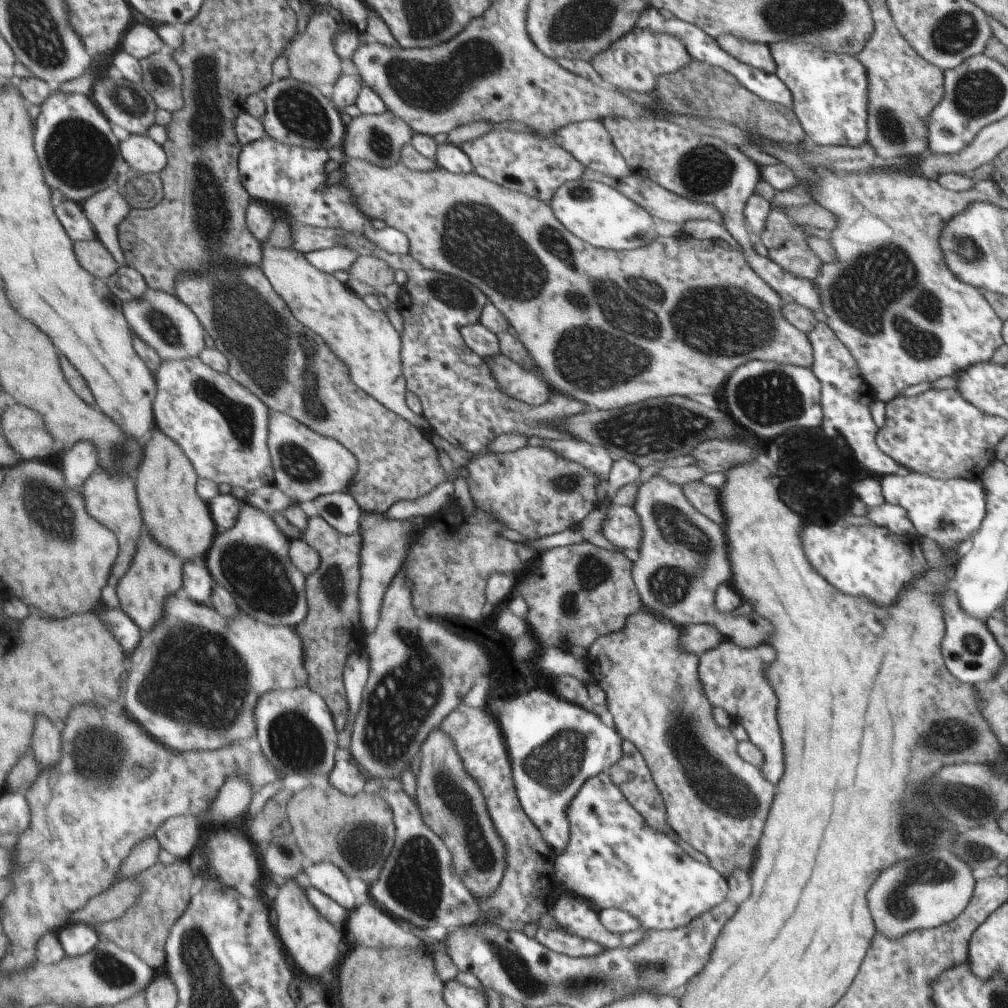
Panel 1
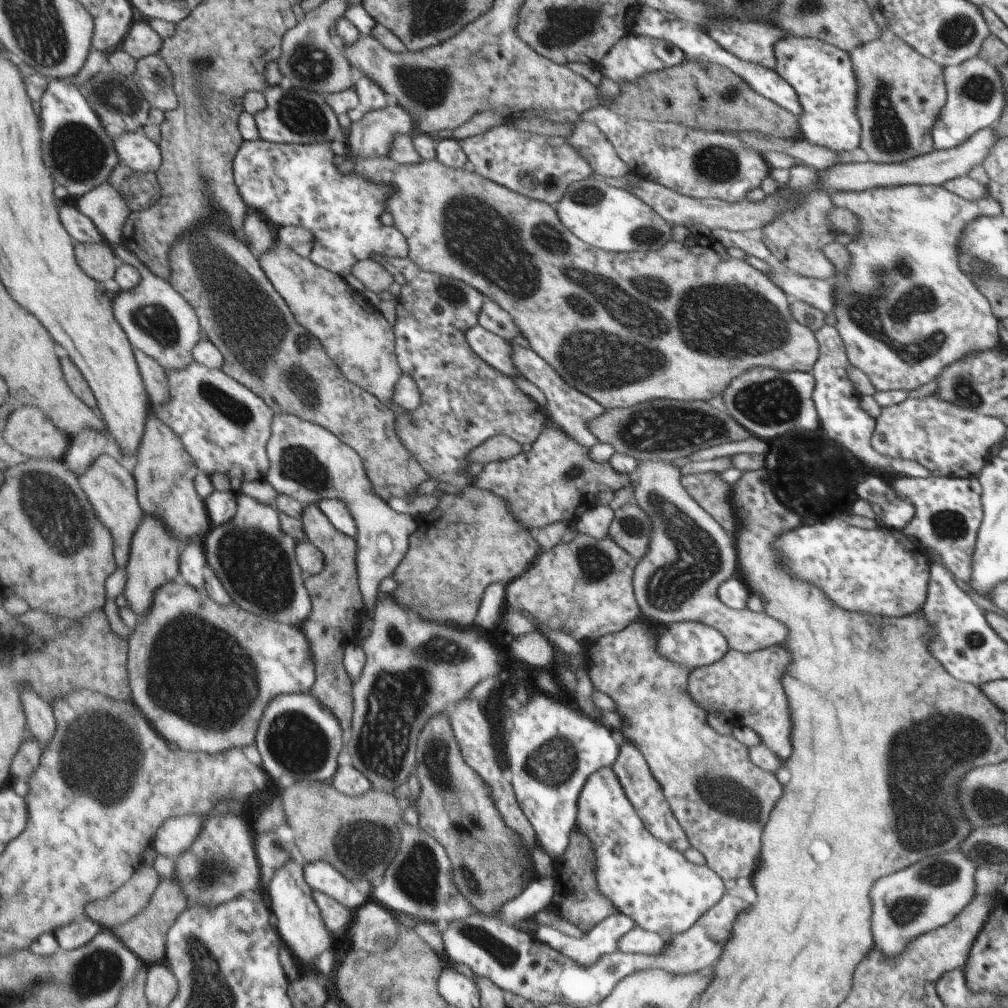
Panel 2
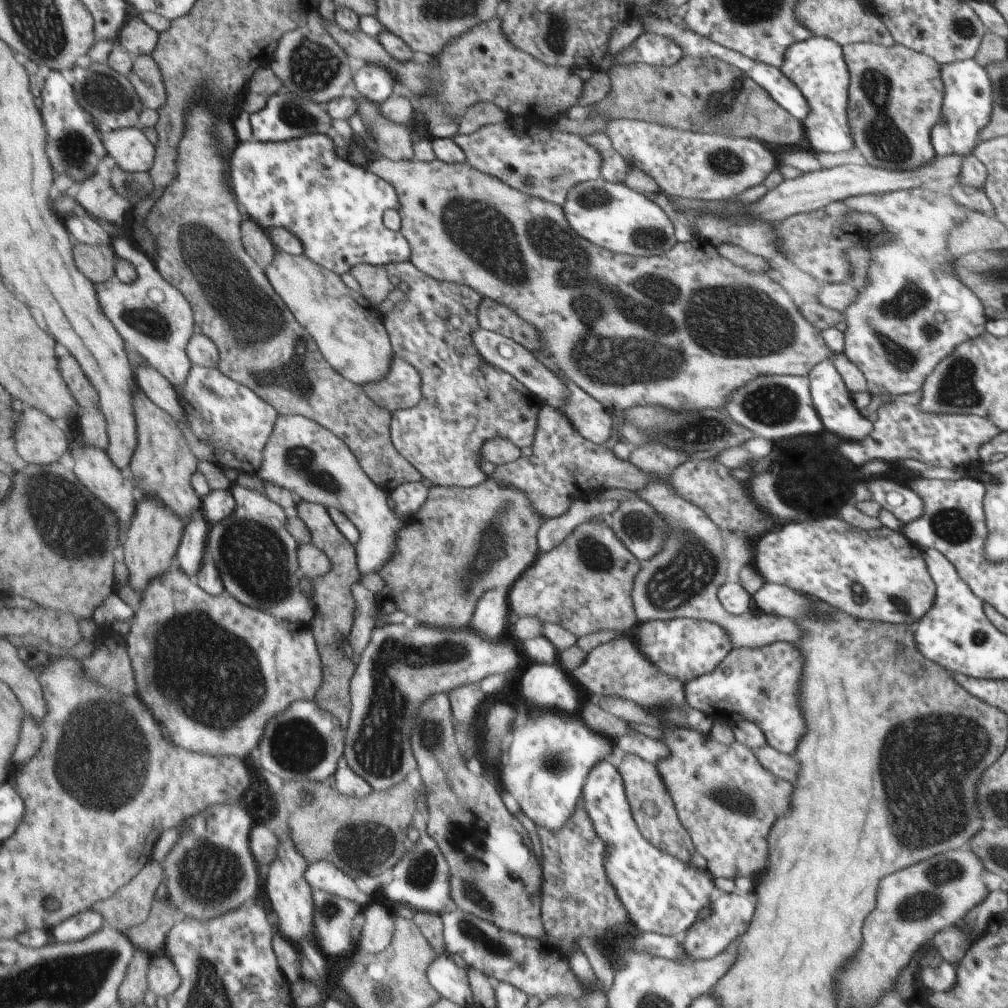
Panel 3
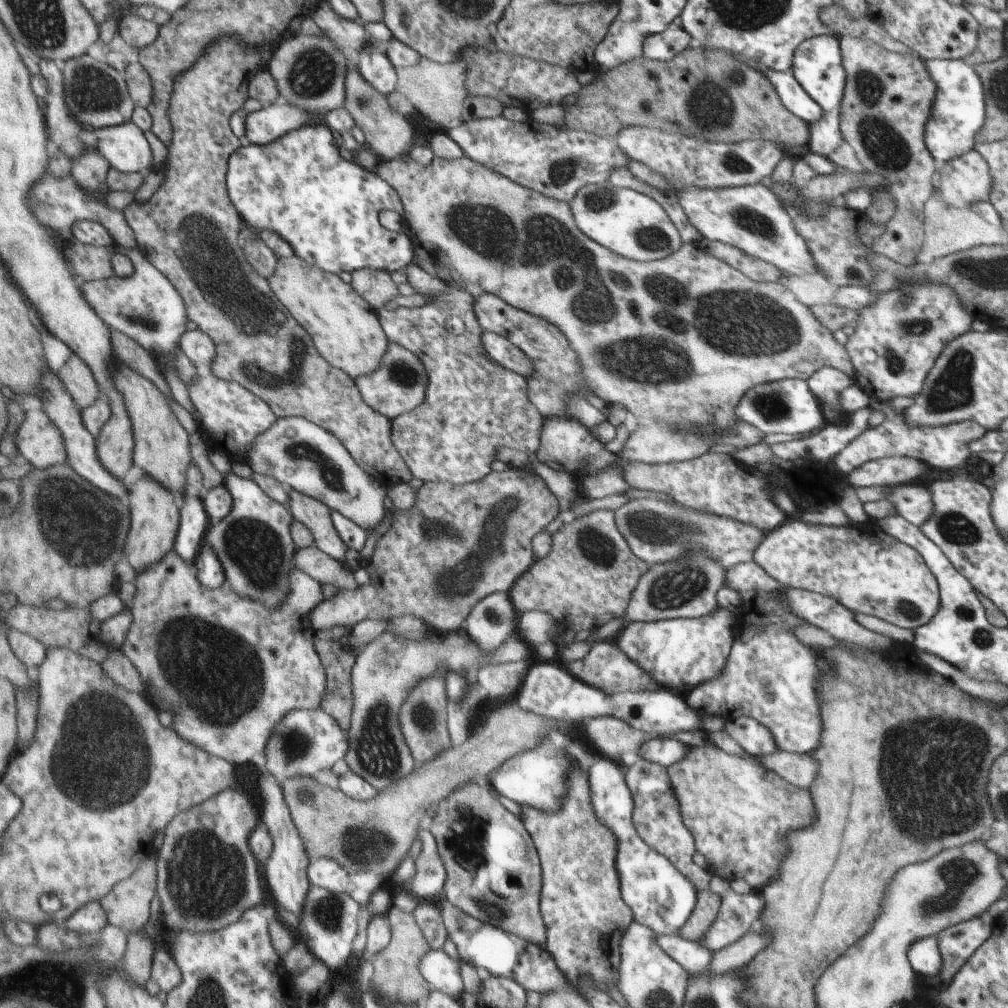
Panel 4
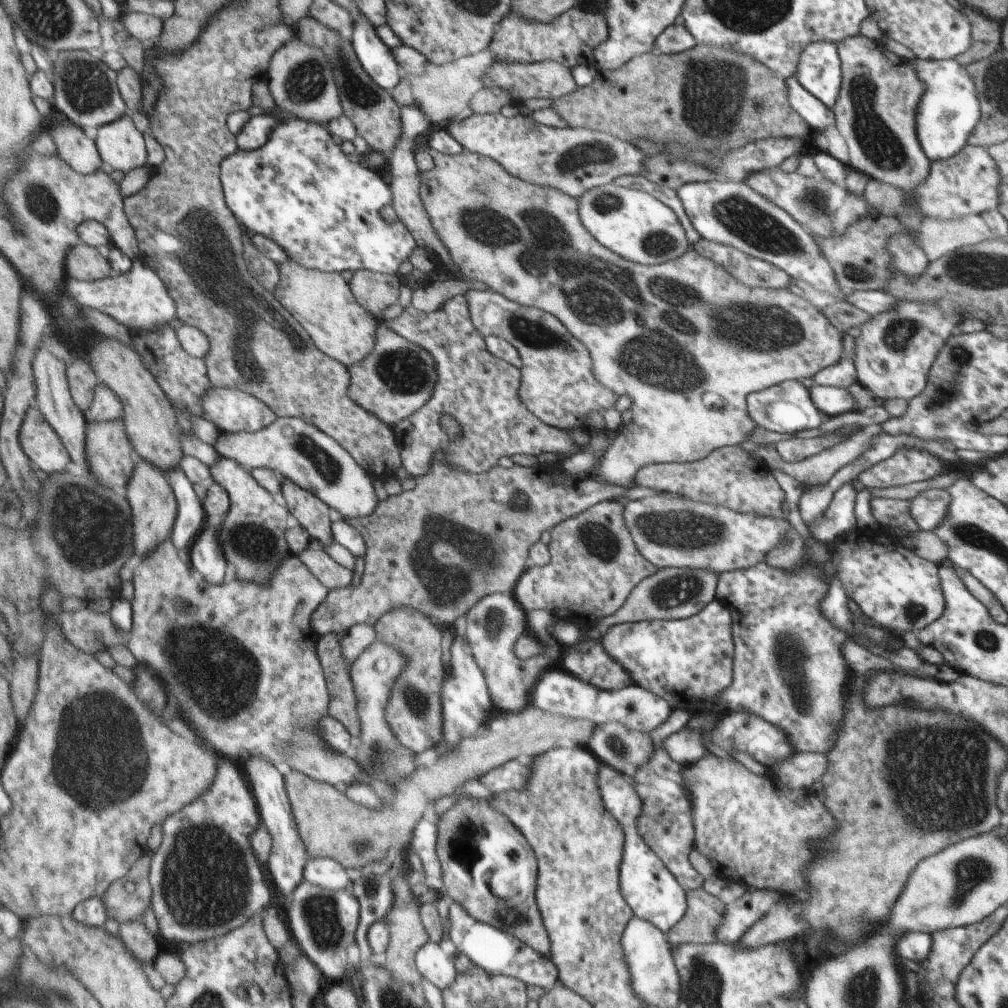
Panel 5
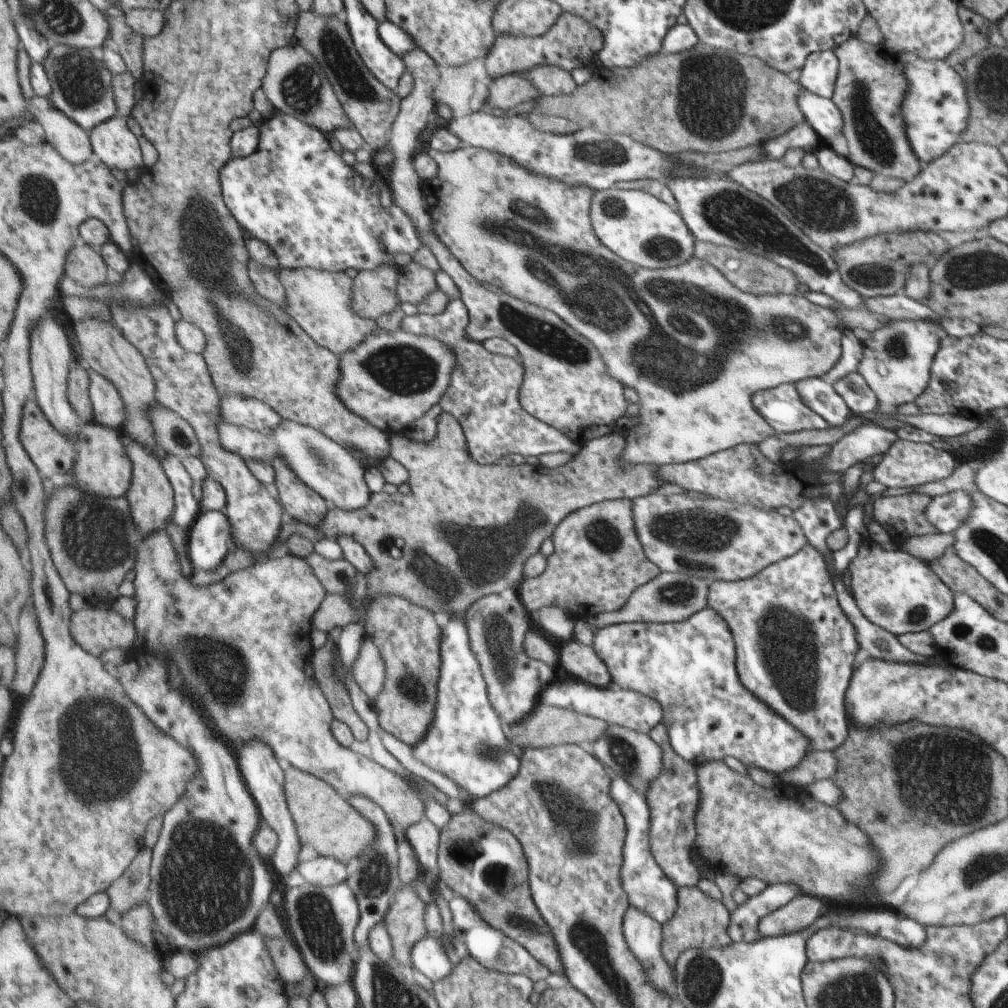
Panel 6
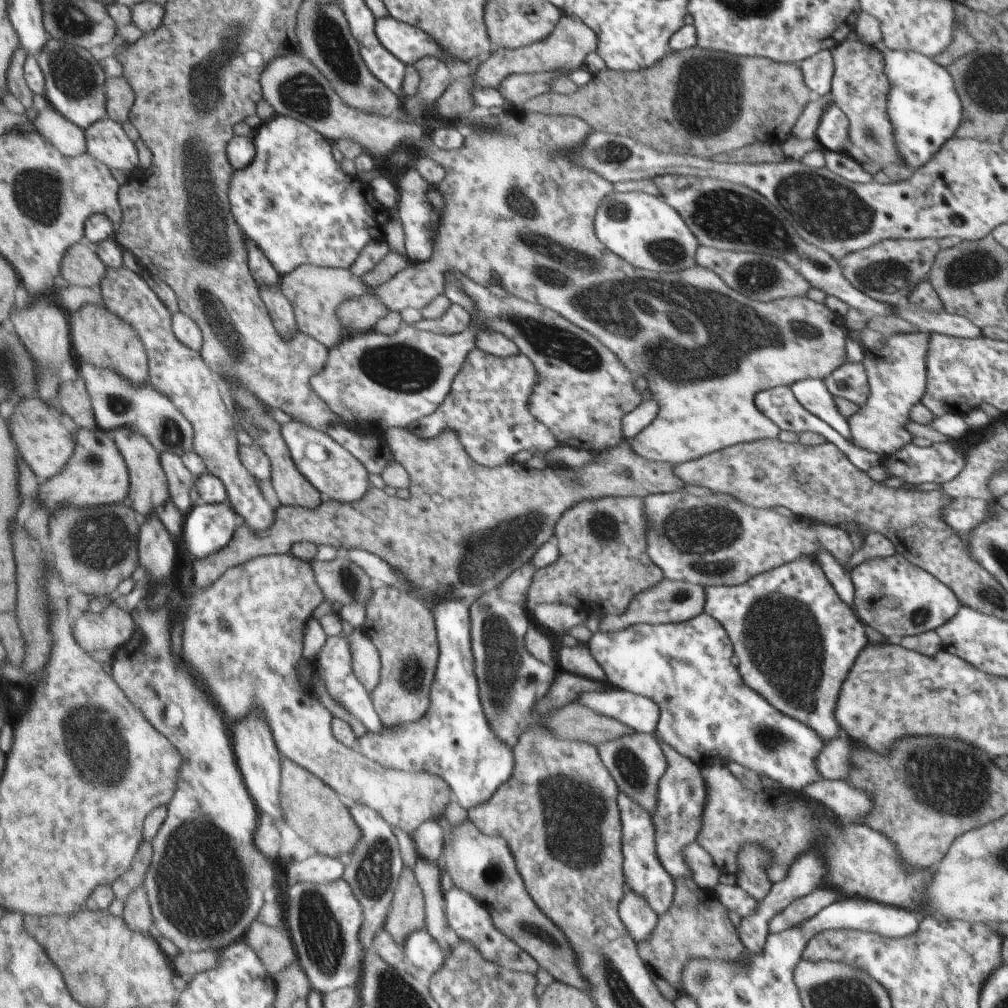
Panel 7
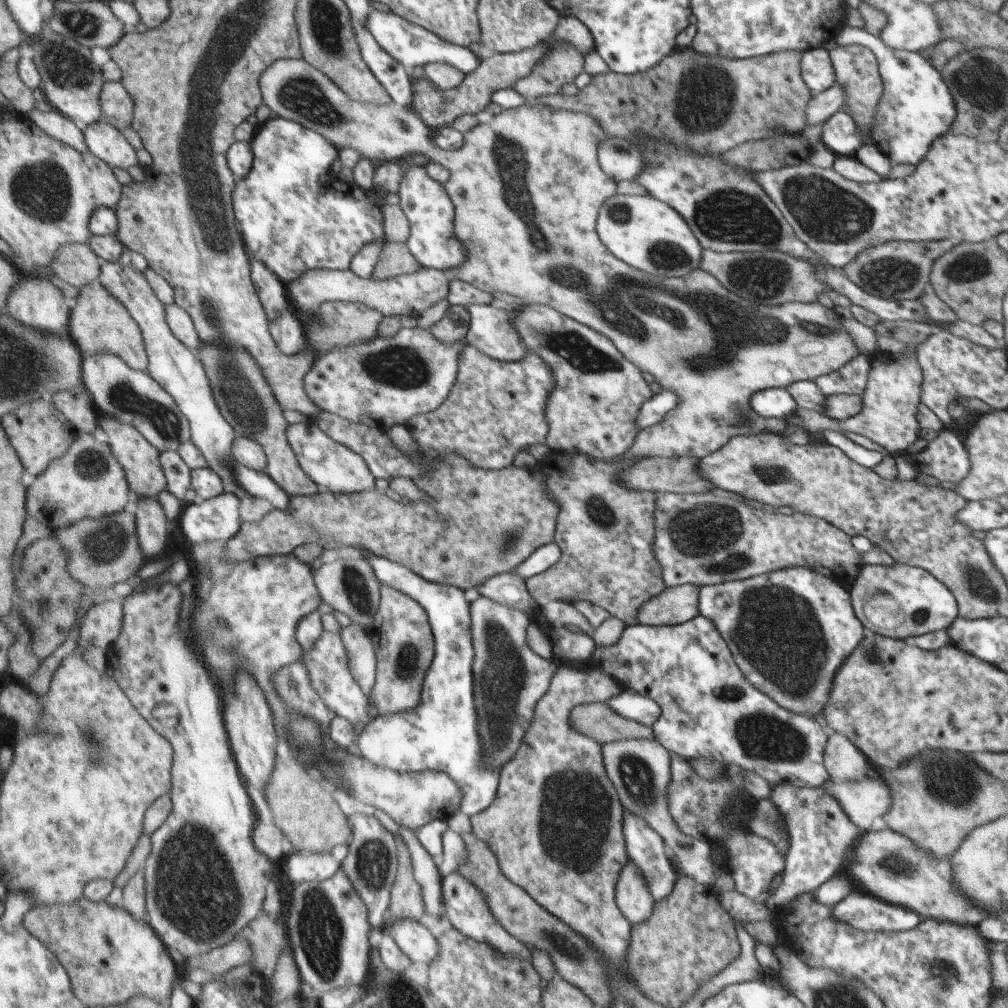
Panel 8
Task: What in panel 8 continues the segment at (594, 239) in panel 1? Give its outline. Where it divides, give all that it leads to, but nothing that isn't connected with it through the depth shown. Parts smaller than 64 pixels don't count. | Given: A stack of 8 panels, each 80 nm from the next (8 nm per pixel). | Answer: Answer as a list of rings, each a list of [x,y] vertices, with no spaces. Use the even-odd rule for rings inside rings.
[[[615,194],[605,199],[596,219],[596,235],[620,261],[661,279],[684,277],[697,270],[703,258],[704,248],[684,217],[664,201],[647,194]]]

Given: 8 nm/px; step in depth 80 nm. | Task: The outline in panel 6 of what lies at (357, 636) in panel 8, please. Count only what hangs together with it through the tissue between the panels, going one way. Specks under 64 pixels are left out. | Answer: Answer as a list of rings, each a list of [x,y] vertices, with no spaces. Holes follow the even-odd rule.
[[[369,637],[363,642],[352,666],[354,681],[373,704],[384,690],[387,680],[387,664],[380,648]]]

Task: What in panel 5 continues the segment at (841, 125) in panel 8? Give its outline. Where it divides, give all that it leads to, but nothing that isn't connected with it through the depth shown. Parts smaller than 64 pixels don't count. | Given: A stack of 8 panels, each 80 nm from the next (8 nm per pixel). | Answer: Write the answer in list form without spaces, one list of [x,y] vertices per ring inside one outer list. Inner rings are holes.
[[[793,76],[782,78],[785,86],[789,88],[787,99],[793,112],[796,112],[800,118],[808,125],[811,132],[823,132],[834,125],[834,114],[832,109],[827,108],[821,101],[813,97],[811,93],[806,92]]]

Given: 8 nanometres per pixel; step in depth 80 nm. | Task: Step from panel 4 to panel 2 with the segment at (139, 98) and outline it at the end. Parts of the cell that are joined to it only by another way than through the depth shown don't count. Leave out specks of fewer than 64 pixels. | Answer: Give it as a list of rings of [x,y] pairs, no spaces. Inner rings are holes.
[[[160,54],[139,59],[131,82],[137,85],[152,107],[166,112],[176,109],[180,103],[175,90],[175,77]]]

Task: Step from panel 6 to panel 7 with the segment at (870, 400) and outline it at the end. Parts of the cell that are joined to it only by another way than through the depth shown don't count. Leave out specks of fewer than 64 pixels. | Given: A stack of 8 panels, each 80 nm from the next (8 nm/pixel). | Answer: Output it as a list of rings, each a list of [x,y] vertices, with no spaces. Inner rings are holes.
[[[862,361],[843,363],[823,377],[822,383],[831,396],[845,397],[859,406],[859,409],[868,397],[868,382]]]

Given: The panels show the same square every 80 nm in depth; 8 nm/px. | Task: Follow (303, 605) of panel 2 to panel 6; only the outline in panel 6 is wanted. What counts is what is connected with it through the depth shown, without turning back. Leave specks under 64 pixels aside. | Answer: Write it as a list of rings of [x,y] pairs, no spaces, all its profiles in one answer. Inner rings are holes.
[[[111,305],[109,310],[116,326],[144,353],[156,380],[157,400],[163,406],[178,412],[196,430],[200,459],[205,463],[208,476],[217,479],[225,487],[228,496],[225,512],[232,524],[232,542],[237,542],[235,545],[246,551],[260,549],[267,554],[273,551],[272,546],[283,530],[284,507],[267,492],[267,488],[253,474],[246,460],[222,445],[220,424],[225,423],[222,417],[222,398],[219,397],[219,390],[213,382],[205,357],[189,352],[180,343],[176,322],[169,308],[165,306],[151,308]]]

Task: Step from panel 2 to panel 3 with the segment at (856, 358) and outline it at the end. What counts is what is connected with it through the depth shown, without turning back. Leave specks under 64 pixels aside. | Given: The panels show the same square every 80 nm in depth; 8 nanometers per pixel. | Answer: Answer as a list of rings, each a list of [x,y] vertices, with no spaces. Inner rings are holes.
[[[915,187],[907,190],[891,191],[883,194],[864,194],[847,197],[843,200],[843,204],[849,210],[869,212],[873,214],[883,224],[883,228],[879,233],[885,233],[889,235],[889,244],[885,246],[878,245],[875,248],[867,246],[867,250],[870,252],[871,258],[868,260],[868,266],[866,268],[866,275],[868,276],[868,282],[862,291],[858,292],[858,297],[852,305],[846,307],[842,313],[844,316],[845,324],[847,328],[844,331],[844,355],[857,367],[857,370],[861,371],[863,378],[866,380],[866,390],[872,394],[878,395],[893,395],[898,396],[900,394],[907,394],[908,392],[915,392],[922,387],[925,377],[935,368],[935,365],[947,356],[954,346],[957,346],[960,342],[975,338],[981,333],[985,333],[984,324],[988,322],[988,318],[984,315],[984,307],[980,303],[980,299],[968,289],[952,271],[952,262],[955,258],[948,254],[946,250],[946,234],[953,226],[957,226],[961,219],[964,217],[964,213],[961,209],[957,209],[953,204],[951,196],[944,196],[927,189]]]

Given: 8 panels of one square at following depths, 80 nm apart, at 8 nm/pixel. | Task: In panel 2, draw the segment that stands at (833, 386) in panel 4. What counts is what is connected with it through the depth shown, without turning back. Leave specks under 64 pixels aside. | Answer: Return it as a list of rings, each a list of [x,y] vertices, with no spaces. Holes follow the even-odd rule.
[[[823,325],[815,332],[816,340],[819,342],[819,358],[815,366],[811,367],[810,373],[814,378],[815,388],[812,401],[819,416],[820,428],[823,432],[841,446],[844,446],[857,459],[868,468],[879,470],[883,474],[897,474],[906,477],[931,477],[932,472],[922,467],[919,462],[903,459],[892,459],[881,456],[871,446],[872,432],[875,430],[875,419],[859,407],[859,393],[848,379],[847,372],[850,366],[847,349],[840,333],[833,326]]]

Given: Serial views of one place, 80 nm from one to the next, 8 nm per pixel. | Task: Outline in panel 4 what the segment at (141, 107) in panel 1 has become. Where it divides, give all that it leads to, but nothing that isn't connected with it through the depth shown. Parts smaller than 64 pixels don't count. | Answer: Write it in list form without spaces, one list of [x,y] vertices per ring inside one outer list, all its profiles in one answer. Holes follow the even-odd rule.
[[[87,54],[67,60],[61,65],[65,86],[64,98],[68,103],[68,110],[75,112],[85,126],[96,129],[131,121],[136,105],[128,94],[123,73]]]

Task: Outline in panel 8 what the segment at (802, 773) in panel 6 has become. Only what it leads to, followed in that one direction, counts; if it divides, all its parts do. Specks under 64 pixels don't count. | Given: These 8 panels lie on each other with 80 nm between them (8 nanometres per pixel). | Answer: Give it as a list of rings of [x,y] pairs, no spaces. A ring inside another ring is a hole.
[[[831,730],[827,733],[827,749],[823,757],[831,782],[856,781],[869,774],[872,765],[848,737]]]

